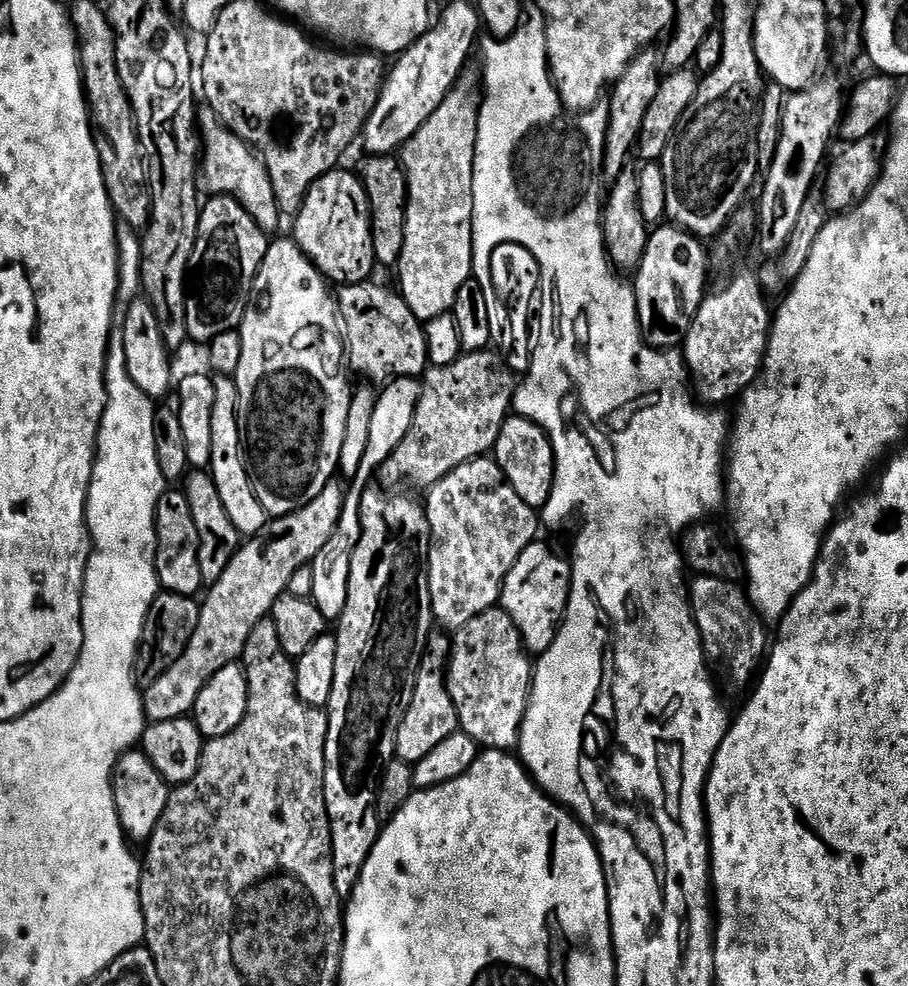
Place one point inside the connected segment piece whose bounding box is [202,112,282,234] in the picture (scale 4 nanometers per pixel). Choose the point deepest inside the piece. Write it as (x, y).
(231, 167)

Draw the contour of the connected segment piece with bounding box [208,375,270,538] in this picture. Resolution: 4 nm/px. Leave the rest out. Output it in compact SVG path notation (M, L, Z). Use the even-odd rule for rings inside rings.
M219 375L215 379L214 386L215 400L211 418L211 460L208 465L208 473L220 495L222 506L230 518L230 522L240 531L241 537L259 536L270 516L269 513L264 513L263 506L260 505L255 492L252 490L253 477L250 475L250 468L246 463L246 452L242 447L242 420L238 415L239 391L235 381L227 375Z

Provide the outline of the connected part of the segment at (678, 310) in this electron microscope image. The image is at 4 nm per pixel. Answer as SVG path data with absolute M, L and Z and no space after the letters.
M657 227L649 235L642 261L635 273L633 288L644 342L652 348L672 350L683 341L695 312L704 301L708 290L708 258L700 245L703 243L687 229L664 227Z

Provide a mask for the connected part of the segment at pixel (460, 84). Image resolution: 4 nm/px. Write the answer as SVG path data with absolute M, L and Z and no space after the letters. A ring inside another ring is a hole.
M465 71L456 81L456 87L448 97L426 118L426 122L409 138L402 149L404 177L408 179L408 209L404 226L404 245L398 271L400 271L399 295L410 306L410 310L422 322L433 320L453 311L458 290L473 279L474 241L472 239L472 179L476 161L476 131L480 117L480 100L472 97L478 92L478 76Z

